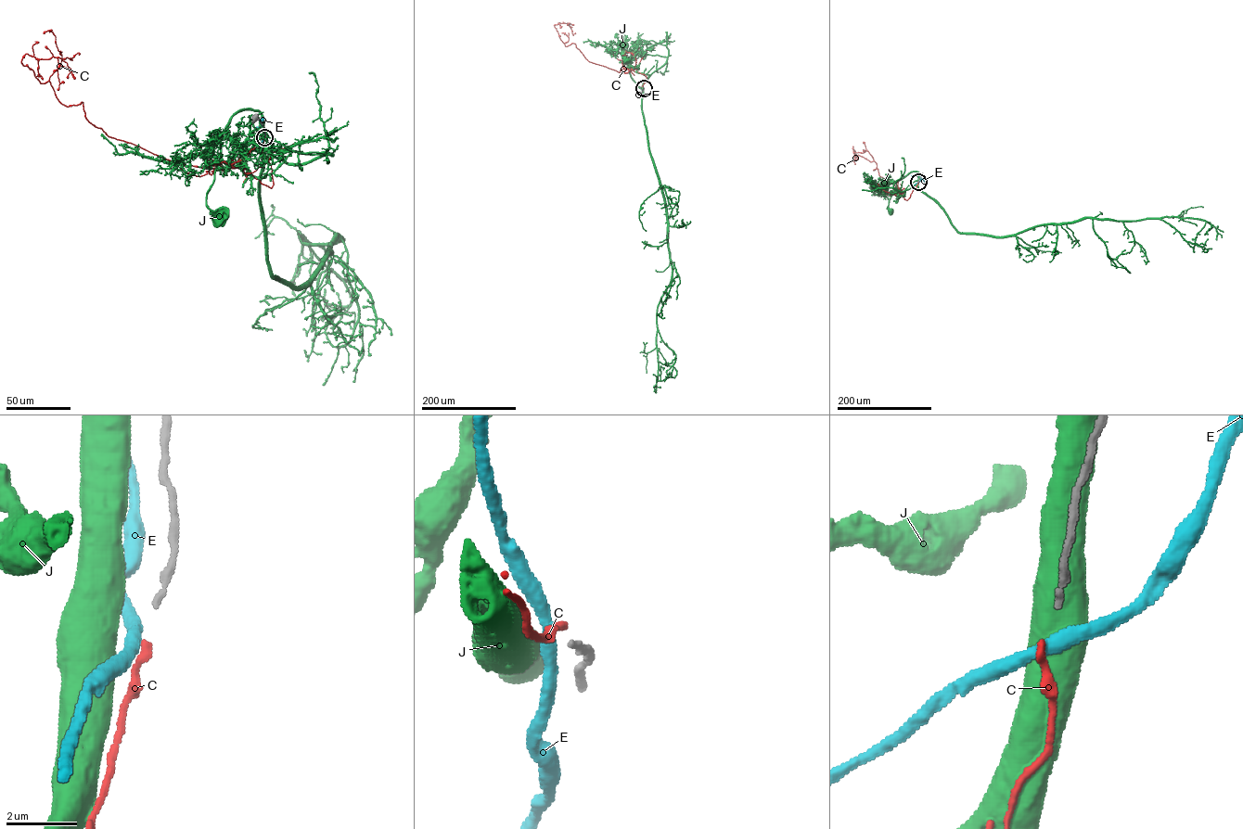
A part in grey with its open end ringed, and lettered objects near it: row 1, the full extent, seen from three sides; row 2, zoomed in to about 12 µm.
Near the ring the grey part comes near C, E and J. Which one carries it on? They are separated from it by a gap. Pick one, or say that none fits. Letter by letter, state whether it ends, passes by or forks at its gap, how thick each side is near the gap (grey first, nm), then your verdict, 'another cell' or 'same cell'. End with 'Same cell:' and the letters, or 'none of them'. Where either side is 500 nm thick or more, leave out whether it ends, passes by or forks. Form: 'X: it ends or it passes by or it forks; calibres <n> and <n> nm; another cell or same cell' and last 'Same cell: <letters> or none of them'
C: it ends; calibres 160 and 220 nm; another cell
E: it passes by; calibres 160 and 380 nm; another cell
J: calibres 160 and 900 nm; another cell
Same cell: none of them

